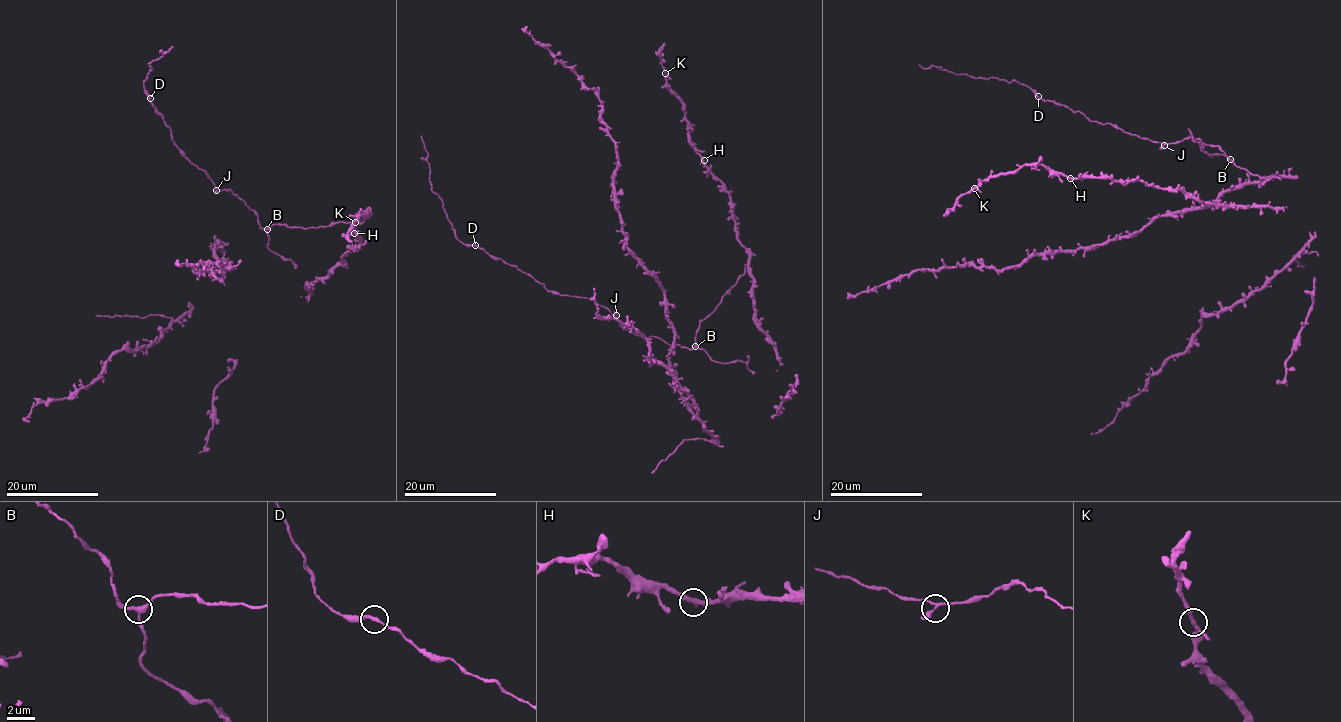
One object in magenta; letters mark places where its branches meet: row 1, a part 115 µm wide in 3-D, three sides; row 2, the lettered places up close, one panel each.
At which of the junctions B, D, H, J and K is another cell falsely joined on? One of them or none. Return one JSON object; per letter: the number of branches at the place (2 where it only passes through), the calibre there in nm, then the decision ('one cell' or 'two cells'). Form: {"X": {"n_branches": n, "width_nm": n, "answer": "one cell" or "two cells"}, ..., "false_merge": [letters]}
{"B": {"n_branches": 3, "width_nm": 240, "answer": "two cells"}, "D": {"n_branches": 2, "width_nm": 260, "answer": "one cell"}, "H": {"n_branches": 3, "width_nm": 280, "answer": "one cell"}, "J": {"n_branches": 2, "width_nm": 280, "answer": "one cell"}, "K": {"n_branches": 3, "width_nm": 240, "answer": "one cell"}, "false_merge": ["B"]}

